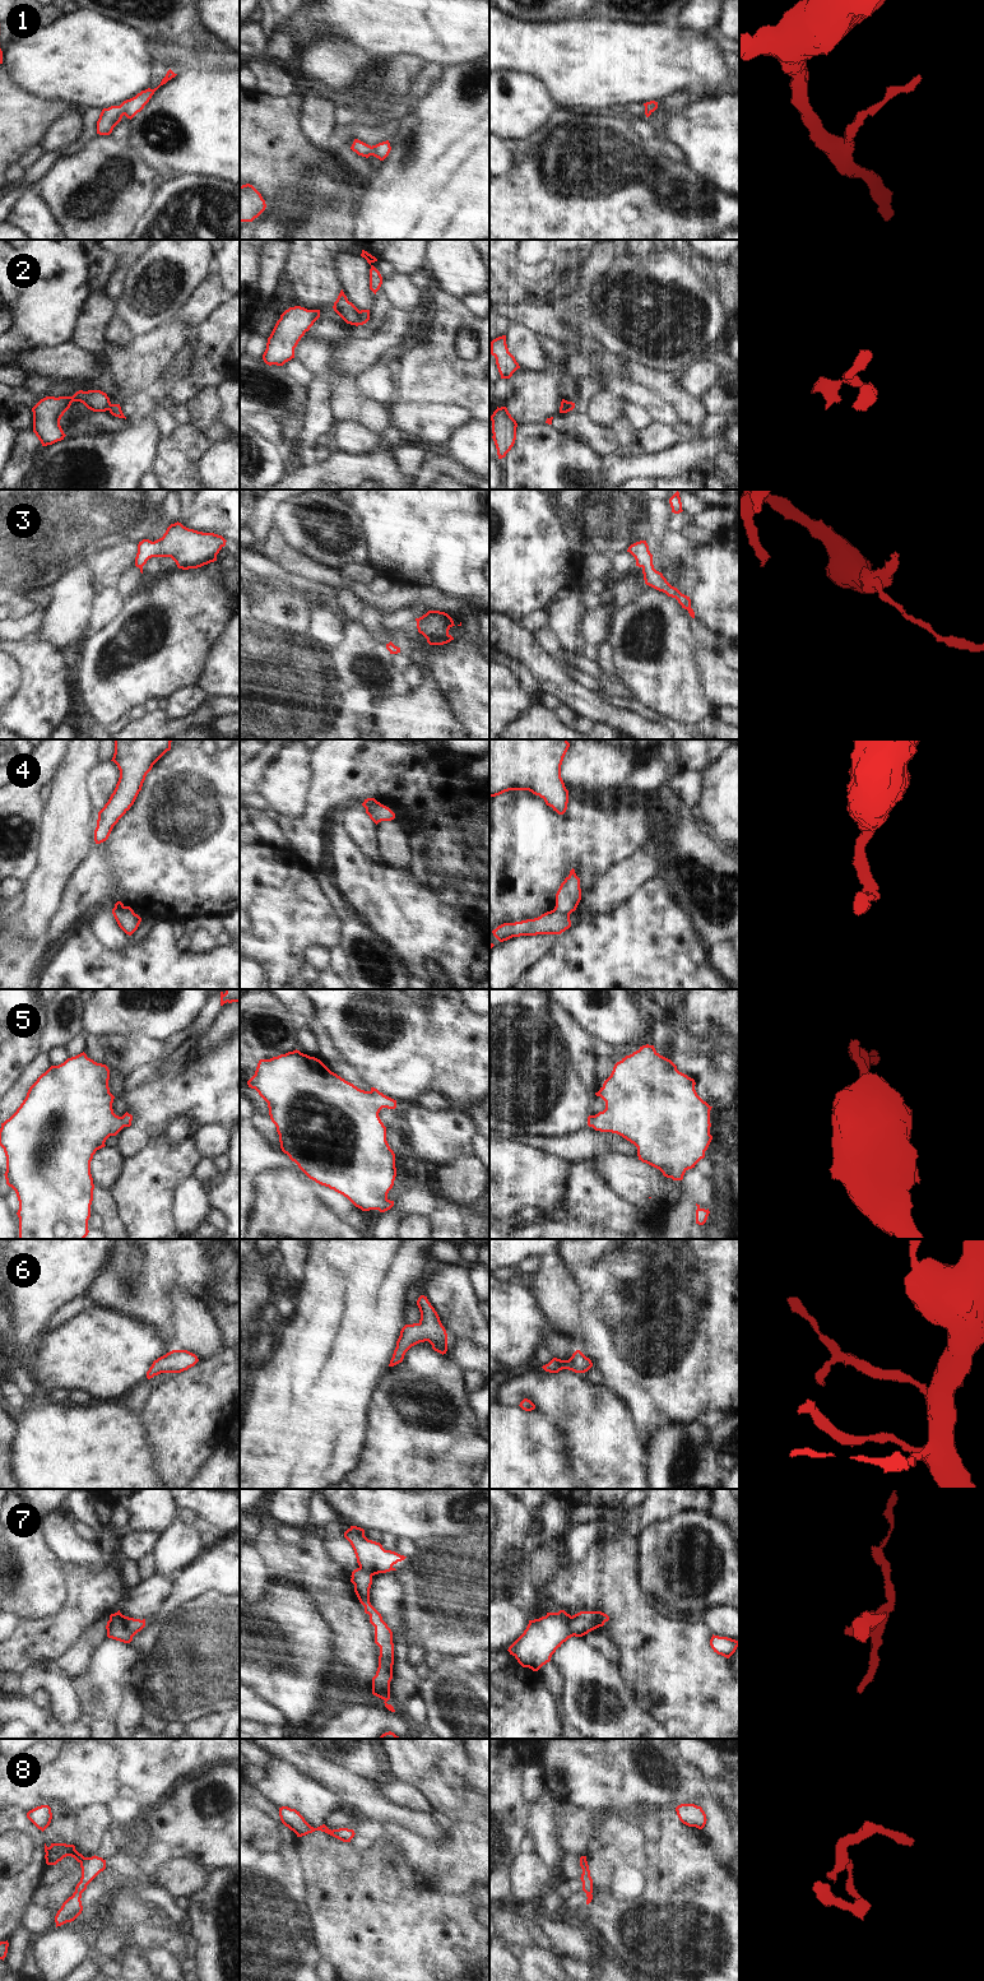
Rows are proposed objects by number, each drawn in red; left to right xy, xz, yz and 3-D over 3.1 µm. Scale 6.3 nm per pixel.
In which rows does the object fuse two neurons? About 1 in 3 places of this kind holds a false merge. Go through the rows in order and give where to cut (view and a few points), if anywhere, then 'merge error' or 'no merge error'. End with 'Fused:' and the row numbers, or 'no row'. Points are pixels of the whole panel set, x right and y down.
1: no cut | no merge error
2: xz (358, 311), (360, 324) | merge error
3: no cut | no merge error
4: yz (553, 909), (569, 915) | merge error
5: no cut | no merge error
6: no cut | no merge error
7: yz (570, 1617), (570, 1629), (575, 1634) | merge error
8: xy (86, 1857), (80, 1863) | merge error
Fused: 2, 4, 7, 8

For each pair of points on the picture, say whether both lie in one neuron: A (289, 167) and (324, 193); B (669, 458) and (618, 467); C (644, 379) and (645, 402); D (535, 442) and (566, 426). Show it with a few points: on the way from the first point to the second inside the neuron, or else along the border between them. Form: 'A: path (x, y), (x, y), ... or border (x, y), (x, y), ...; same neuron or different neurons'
A: border (330, 172), (310, 167), (287, 180), (277, 194); different neurons
B: path (657, 464), (631, 467); same neuron
C: border (614, 379), (627, 377), (669, 403); different neurons
D: border (552, 423), (564, 434), (586, 444); different neurons

